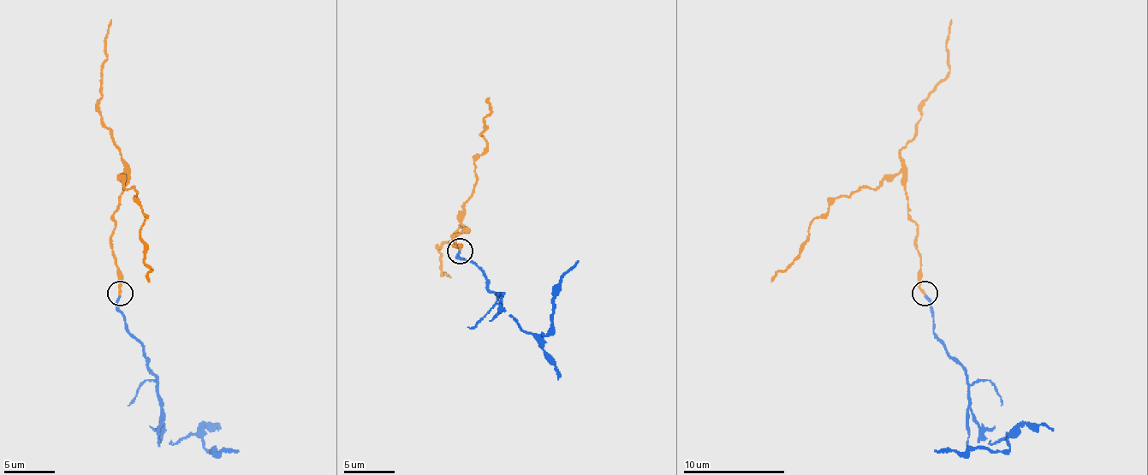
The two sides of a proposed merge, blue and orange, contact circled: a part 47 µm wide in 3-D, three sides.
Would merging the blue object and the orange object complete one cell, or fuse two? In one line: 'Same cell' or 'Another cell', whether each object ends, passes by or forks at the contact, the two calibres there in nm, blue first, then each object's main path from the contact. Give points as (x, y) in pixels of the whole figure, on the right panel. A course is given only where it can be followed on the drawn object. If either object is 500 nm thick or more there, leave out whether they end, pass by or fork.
Another cell. At the ring blue ends. At the ring orange ends. Thickness 180 nm (blue) against 190 nm. Course of blue: (924, 295), (932, 333), (968, 382), (971, 415), (981, 437), (994, 442), (1009, 435), (1004, 450), (935, 450). Course of orange: (924, 293), (917, 231), (900, 173), (838, 196), (810, 223), (803, 252), (772, 282)

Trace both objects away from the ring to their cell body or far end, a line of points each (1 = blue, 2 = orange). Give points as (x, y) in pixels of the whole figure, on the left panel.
1: (119, 295), (116, 311), (142, 346), (157, 382), (160, 437), (173, 442), (198, 435), (208, 450), (239, 450)
2: (119, 293), (111, 231), (124, 173), (121, 183), (137, 193), (134, 196), (147, 216), (139, 241), (150, 282)

